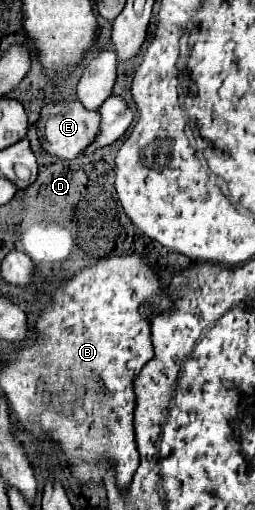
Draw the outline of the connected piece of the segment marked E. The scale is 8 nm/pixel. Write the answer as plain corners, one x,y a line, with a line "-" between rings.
80,101
62,103
62,105
48,105
42,109
38,119
38,135
40,143
46,153
60,157
60,159
76,159
84,153
86,145
92,145
96,133
100,129
100,113
88,111

